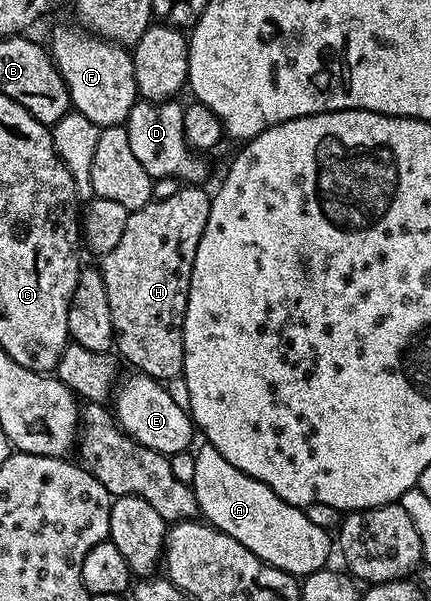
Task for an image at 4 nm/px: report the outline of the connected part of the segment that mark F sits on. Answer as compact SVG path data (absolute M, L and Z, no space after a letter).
M74 26L56 27L48 43L49 54L62 73L63 82L70 93L70 105L100 128L121 126L140 98L133 53L117 42L109 42Z

